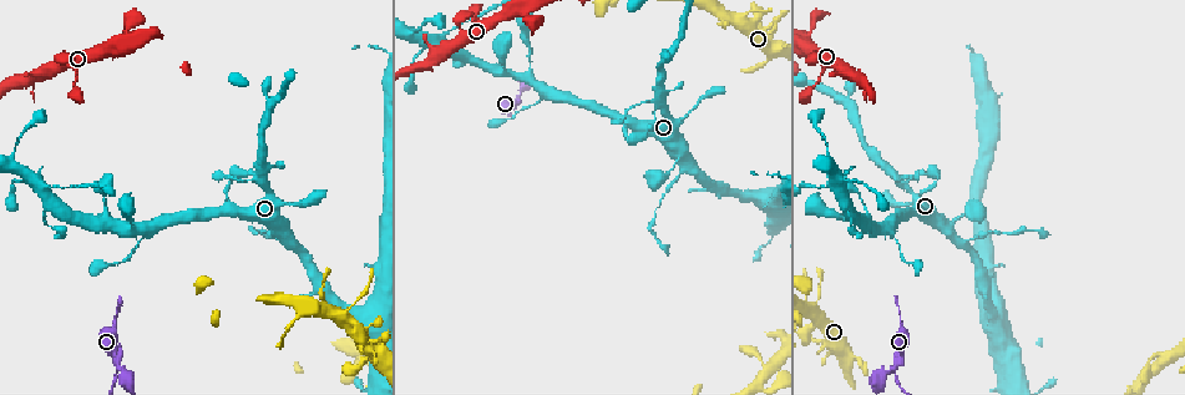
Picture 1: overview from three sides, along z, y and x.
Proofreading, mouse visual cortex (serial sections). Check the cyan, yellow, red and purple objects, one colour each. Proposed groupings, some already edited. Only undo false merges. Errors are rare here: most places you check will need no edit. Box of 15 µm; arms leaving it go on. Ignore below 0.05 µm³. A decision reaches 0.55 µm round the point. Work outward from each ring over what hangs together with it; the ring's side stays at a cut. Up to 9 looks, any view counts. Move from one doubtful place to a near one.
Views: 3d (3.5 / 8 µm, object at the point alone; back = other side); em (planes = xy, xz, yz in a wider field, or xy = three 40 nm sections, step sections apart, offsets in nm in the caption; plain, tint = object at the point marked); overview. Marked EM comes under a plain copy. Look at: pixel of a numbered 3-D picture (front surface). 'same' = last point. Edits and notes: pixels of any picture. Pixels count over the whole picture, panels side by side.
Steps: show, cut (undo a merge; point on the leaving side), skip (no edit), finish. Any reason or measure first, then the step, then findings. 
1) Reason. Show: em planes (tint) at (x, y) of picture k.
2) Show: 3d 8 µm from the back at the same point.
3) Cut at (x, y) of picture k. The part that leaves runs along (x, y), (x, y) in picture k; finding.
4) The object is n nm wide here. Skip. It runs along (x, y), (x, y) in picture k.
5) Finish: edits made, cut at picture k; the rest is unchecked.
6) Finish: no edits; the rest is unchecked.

Four-way junction. Show: 3d 3.5 µm at (851, 354) of picture 1.

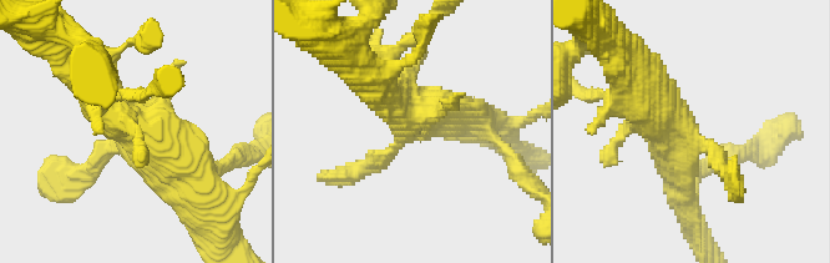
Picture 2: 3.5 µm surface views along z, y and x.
4 arms meet here; the arms are 200, 200, 400, 500 nm wide; need the tissue. Show: em xy step 1 (tint) at (125, 134) of picture 2.

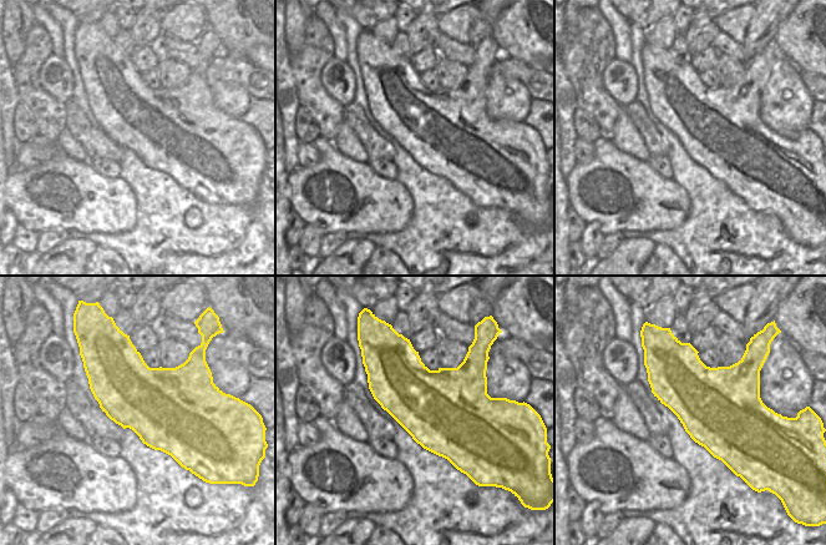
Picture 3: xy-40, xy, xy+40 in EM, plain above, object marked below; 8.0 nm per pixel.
Skip. It runs along (639, 66), (729, 173) in picture 2; one cell here.

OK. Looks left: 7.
Thin neck. Show: 3d 8 µm from the back at (278, 239) of picture 1.

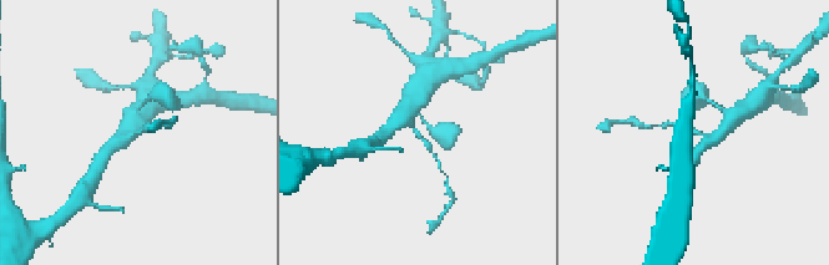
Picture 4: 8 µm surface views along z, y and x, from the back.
Show: 3d 3.5 µm at (701, 131) of picture 4.

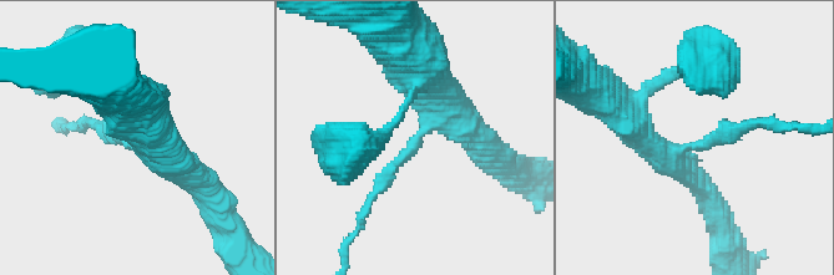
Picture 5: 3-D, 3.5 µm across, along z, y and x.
Now the EM. Show: em planes (tint) at (696, 146) of picture 5.

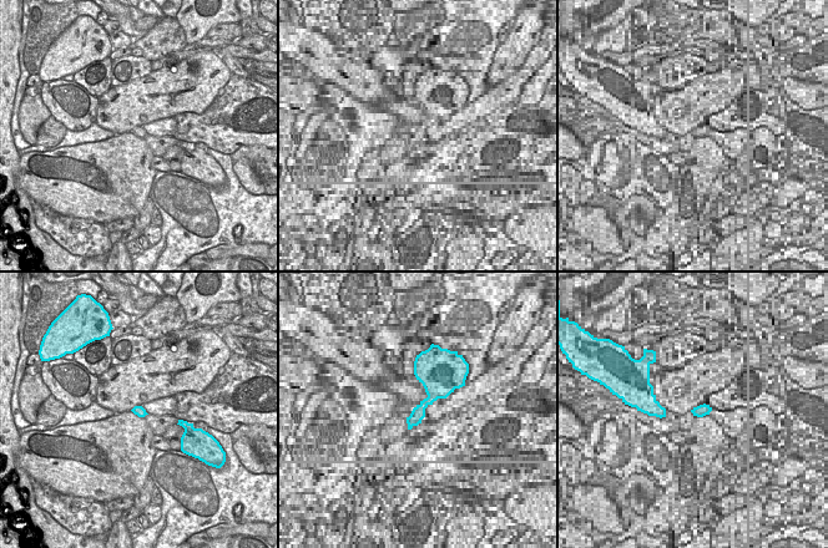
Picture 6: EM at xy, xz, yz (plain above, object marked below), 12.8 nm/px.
3 arms meet here. Skip. It runs along (430, 82), (443, 111), (369, 203) in picture 5; one cell here.

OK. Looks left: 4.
Two arms in line, one across. Show: 3d 3.5 µm from the back at (897, 367) of picture 1.

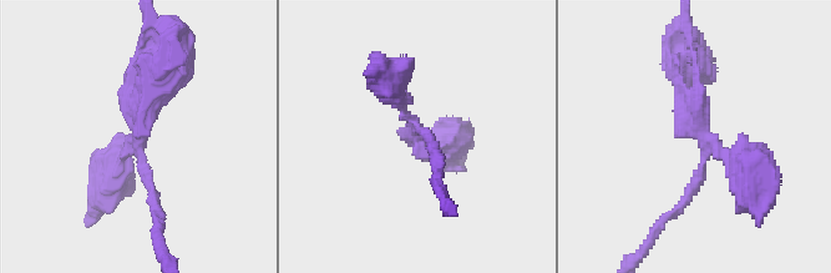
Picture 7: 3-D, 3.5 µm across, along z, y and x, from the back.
3 arms meet here; the arms are 150, 250, 350 nm wide. Show: em xy step 5 (tint) at (705, 134) of picture 7.

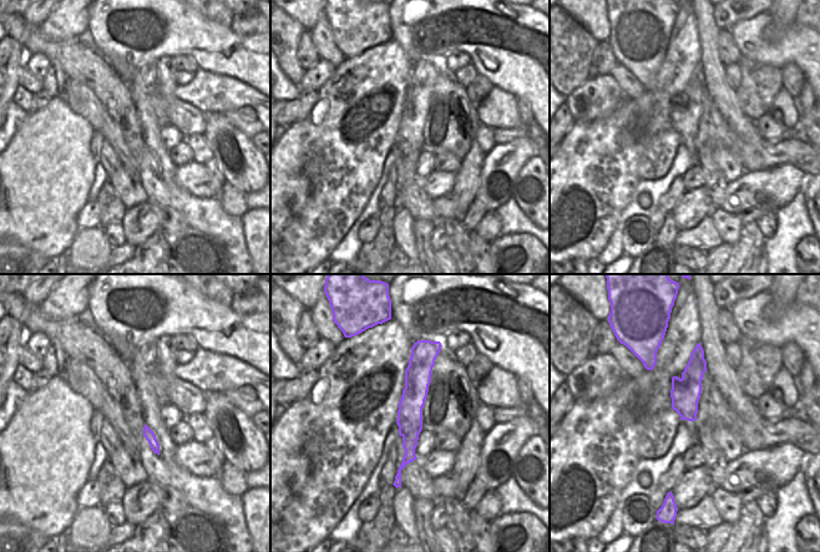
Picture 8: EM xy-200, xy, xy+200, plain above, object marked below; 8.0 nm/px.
Skip. All the same cell.

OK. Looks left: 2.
Three arms meet. Show: 3d 3.5 µm at (549, 92) of picture 1.

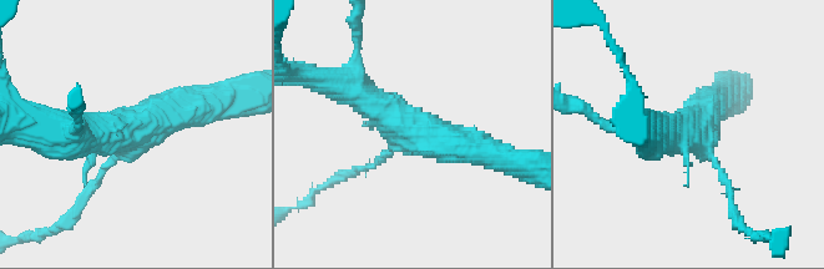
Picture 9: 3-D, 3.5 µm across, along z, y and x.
Need the tissue. Show: em xy step 3 (tint) at (406, 131) of picture 9.

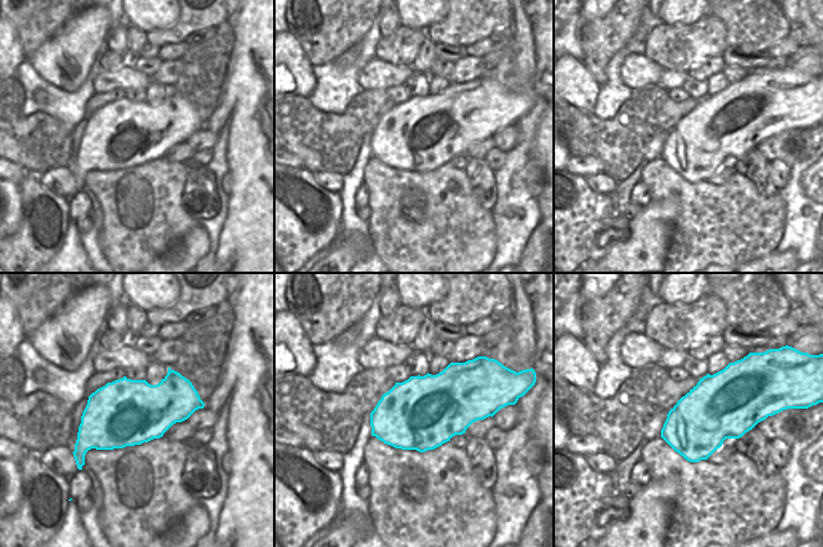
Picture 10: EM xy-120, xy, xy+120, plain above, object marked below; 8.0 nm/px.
Skip. It runs along (481, 151), (408, 132), (335, 84) in picture 9; one cell here.

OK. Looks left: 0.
Finish: no edits; the rest is unchecked.

